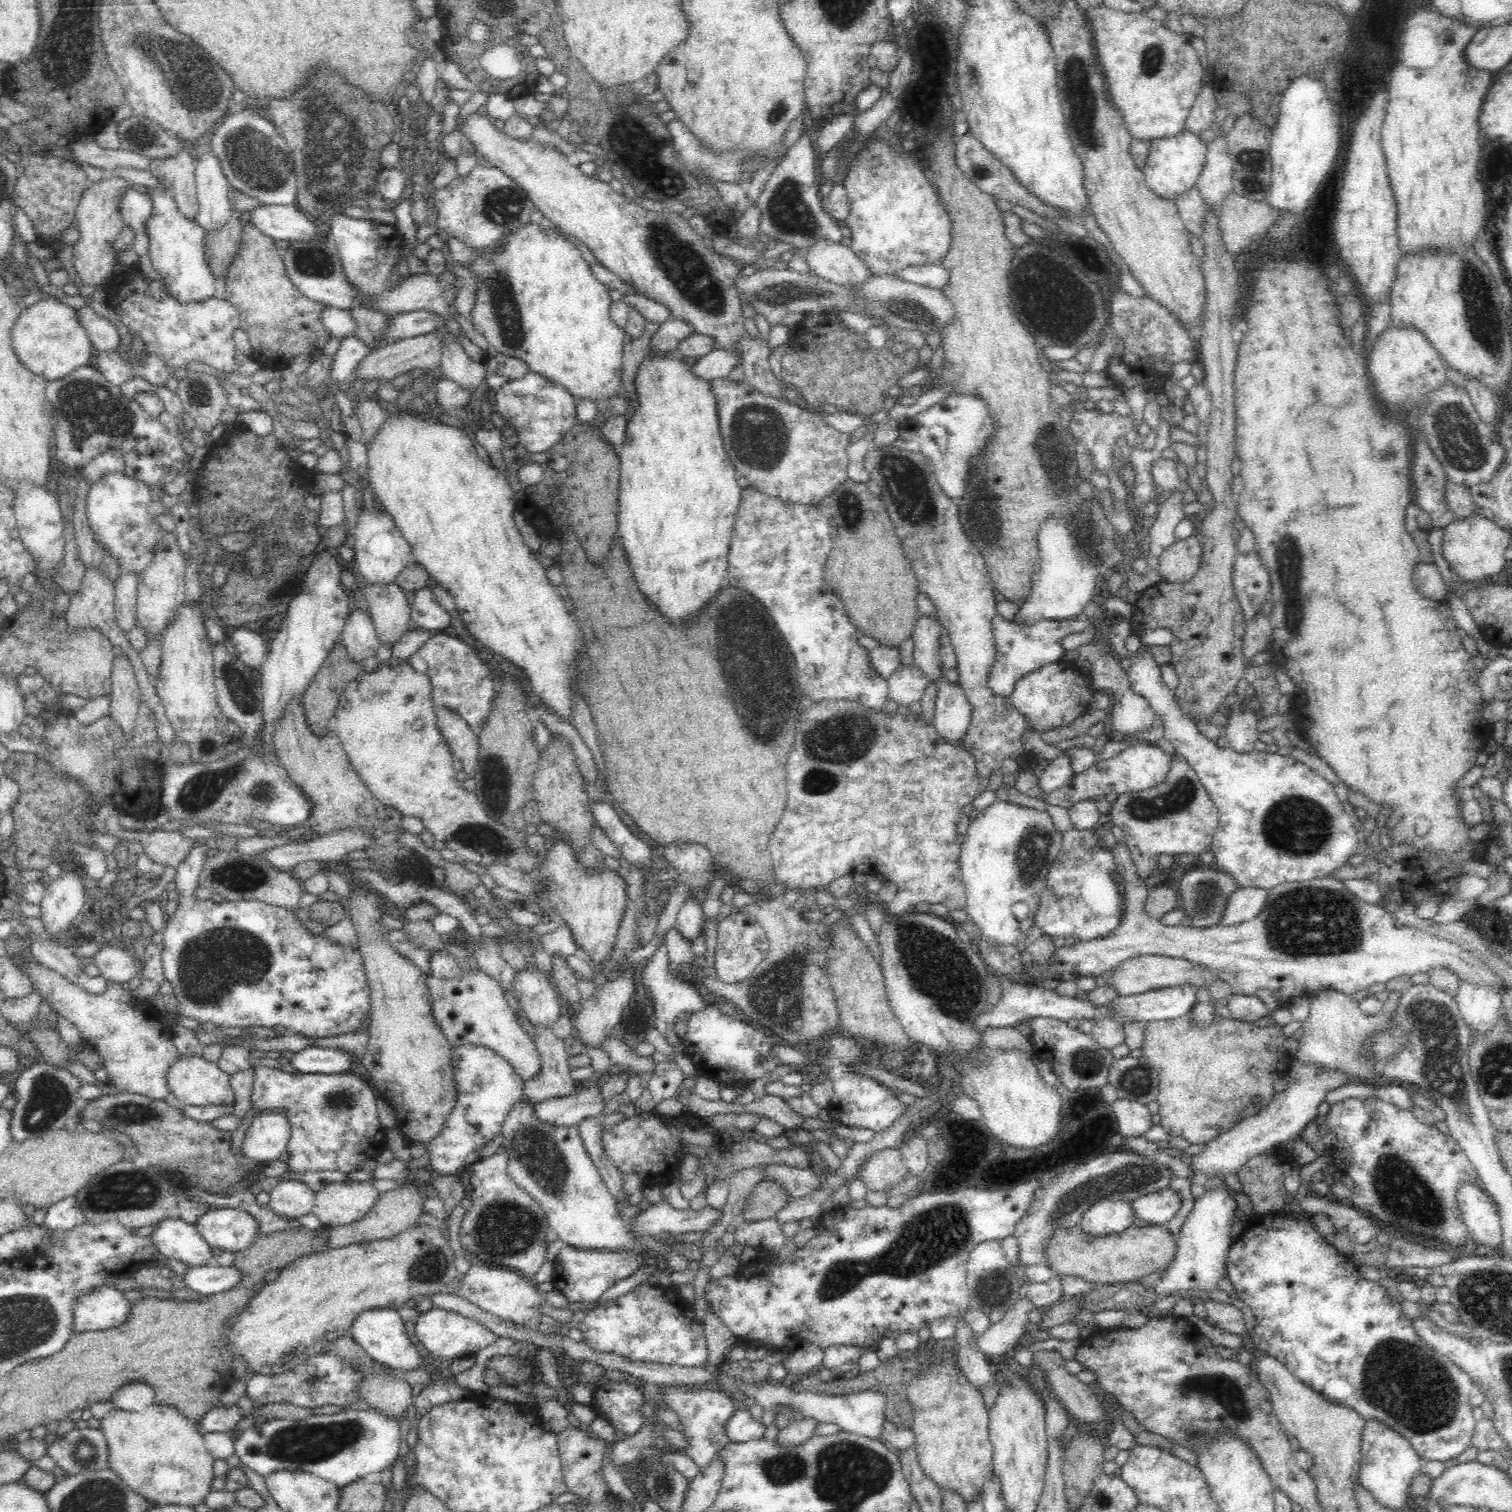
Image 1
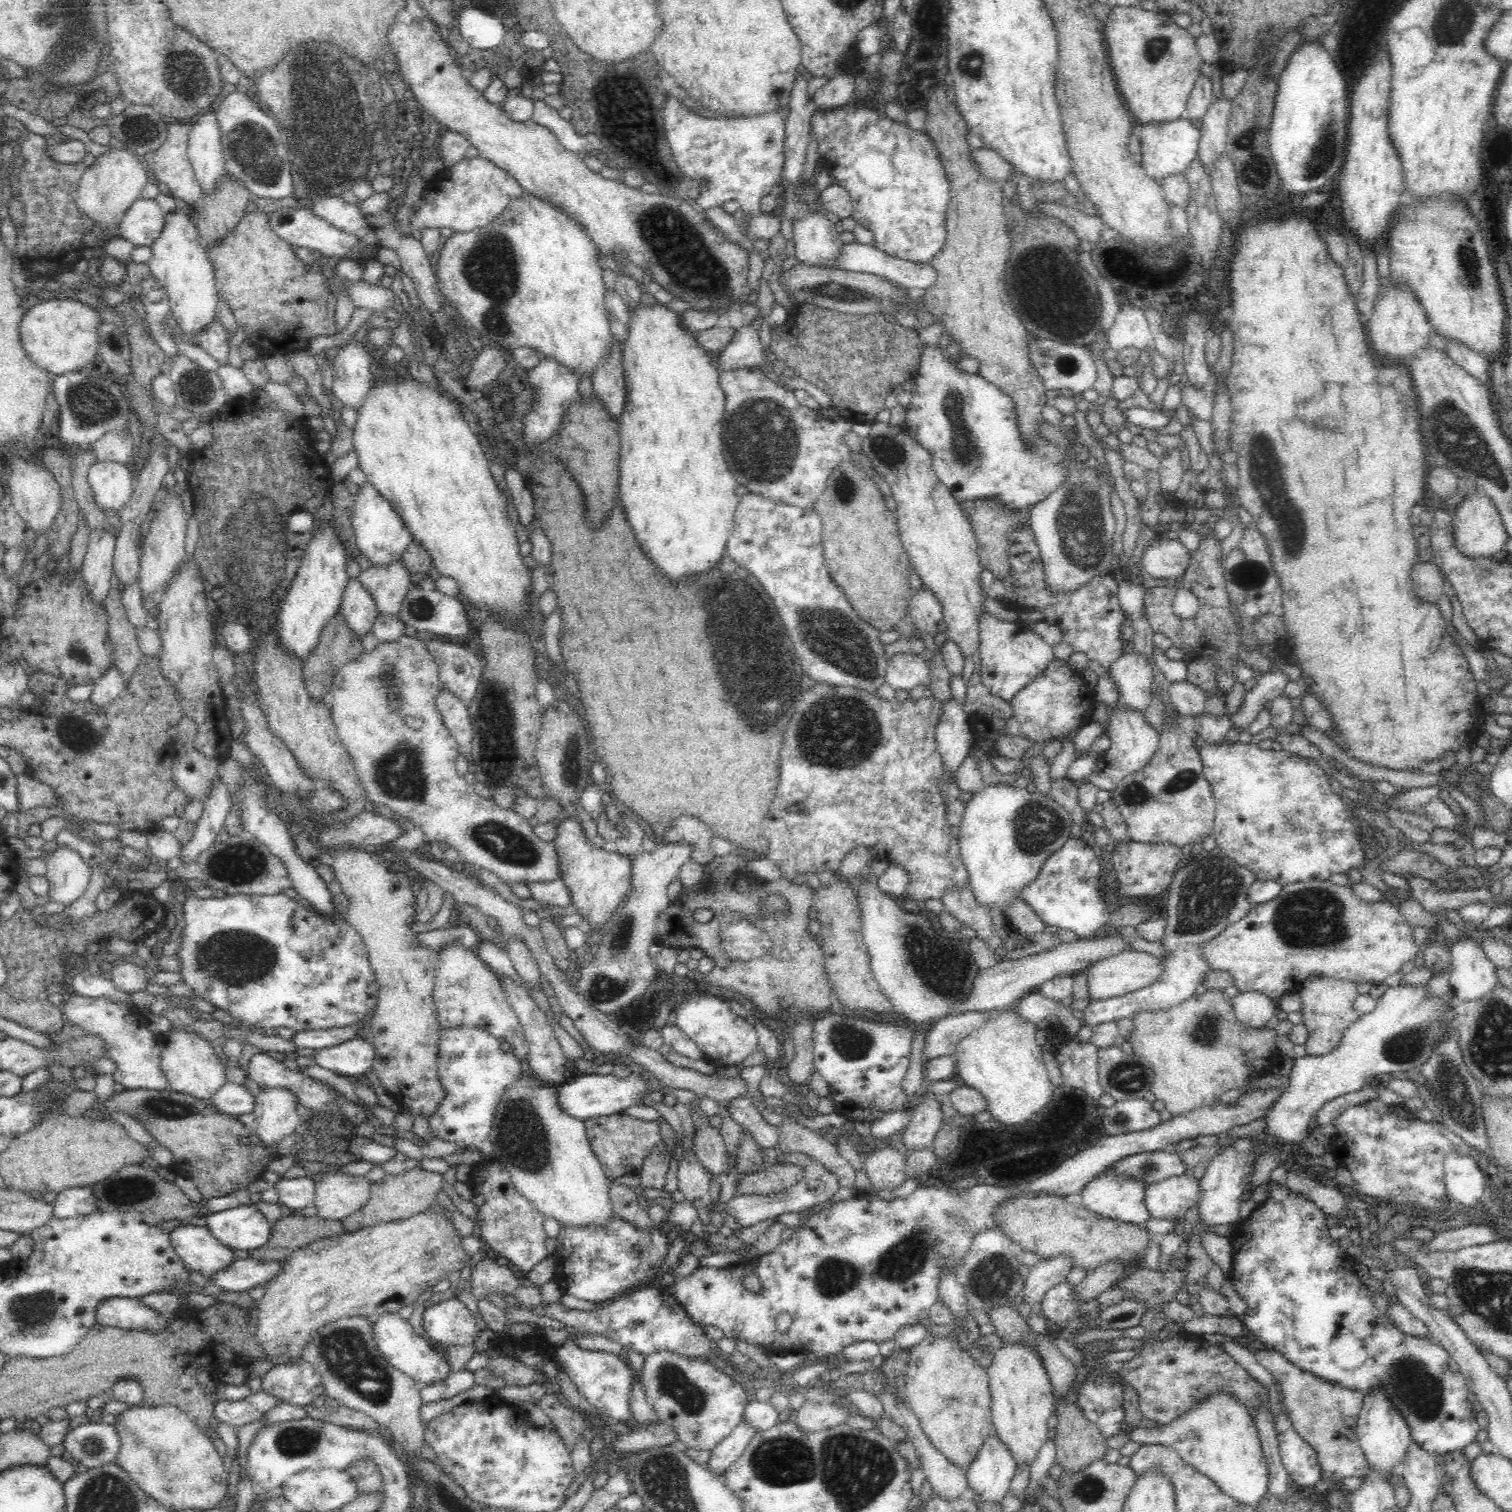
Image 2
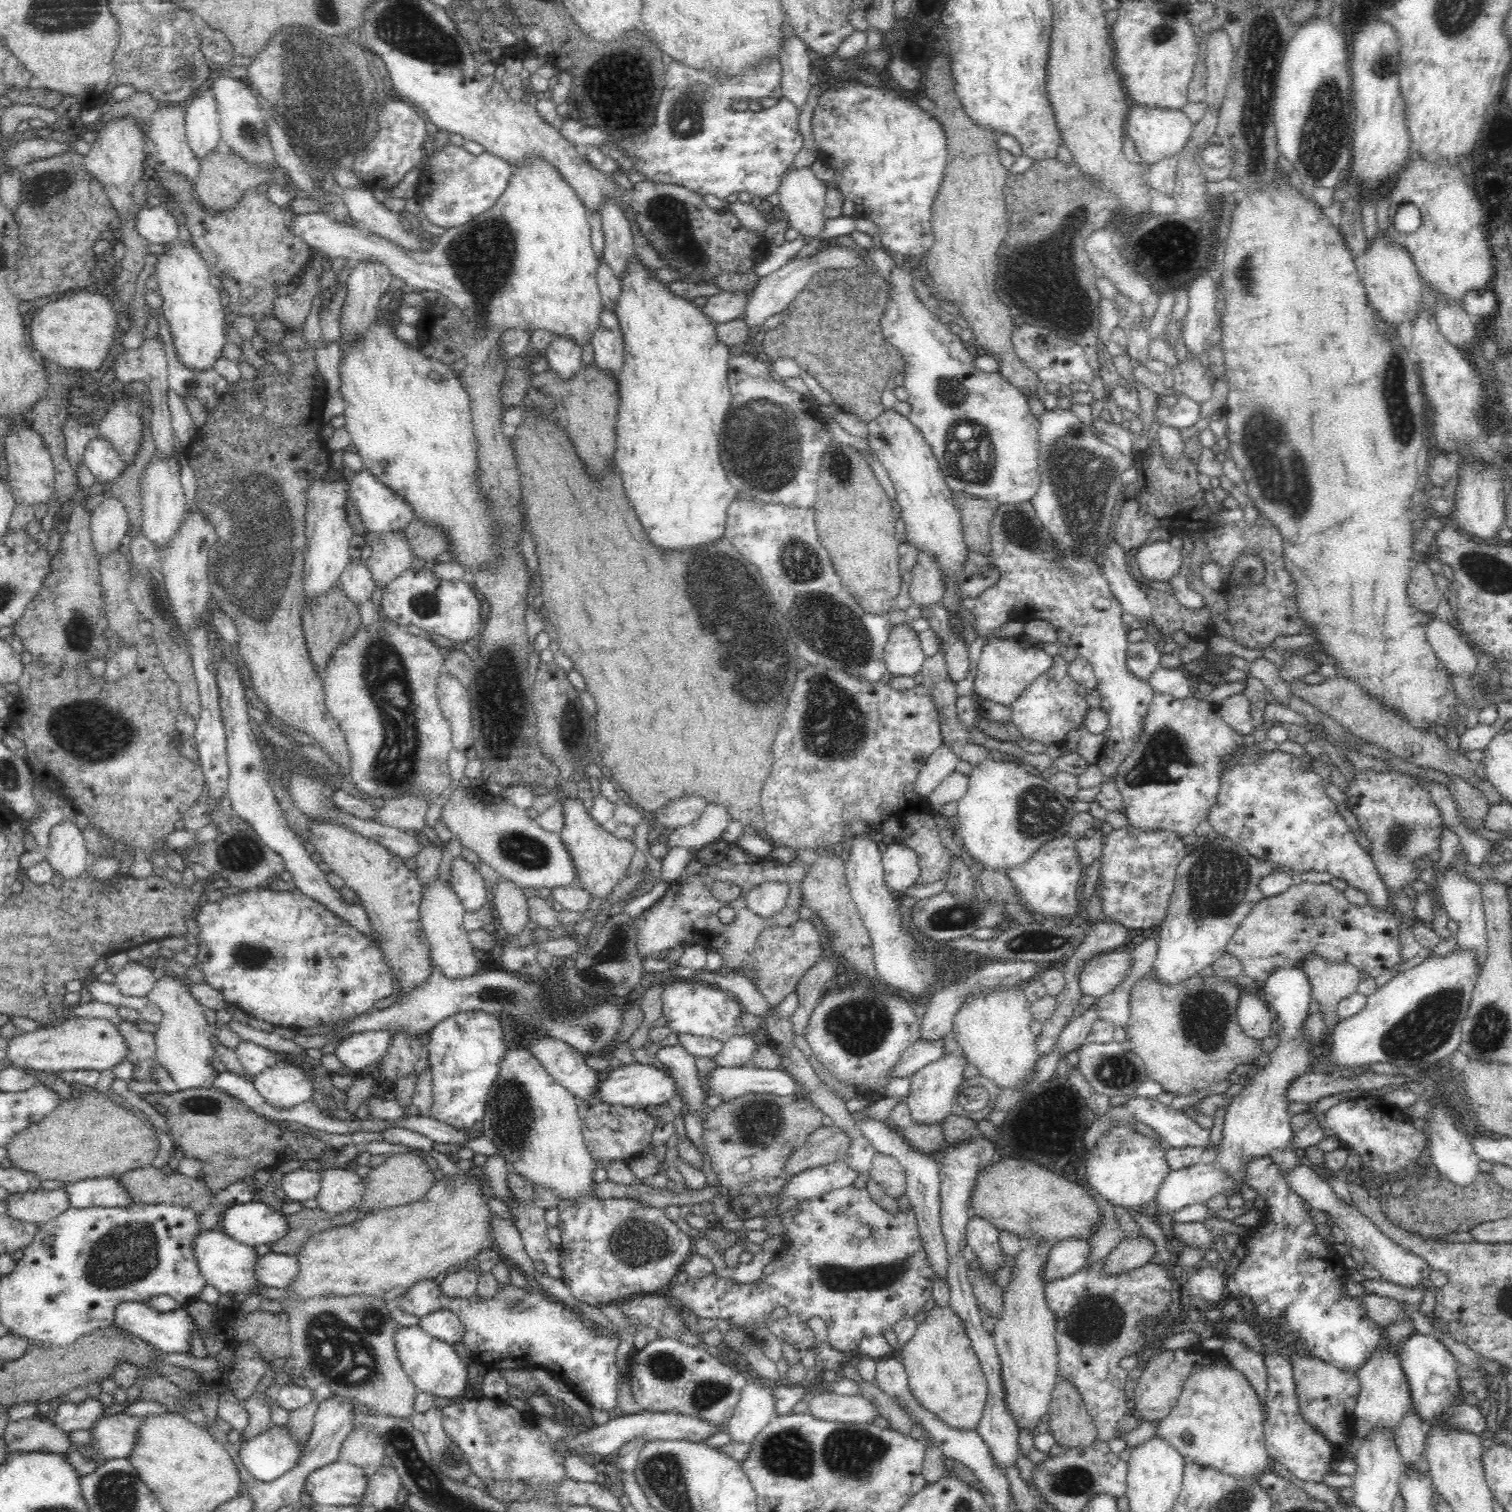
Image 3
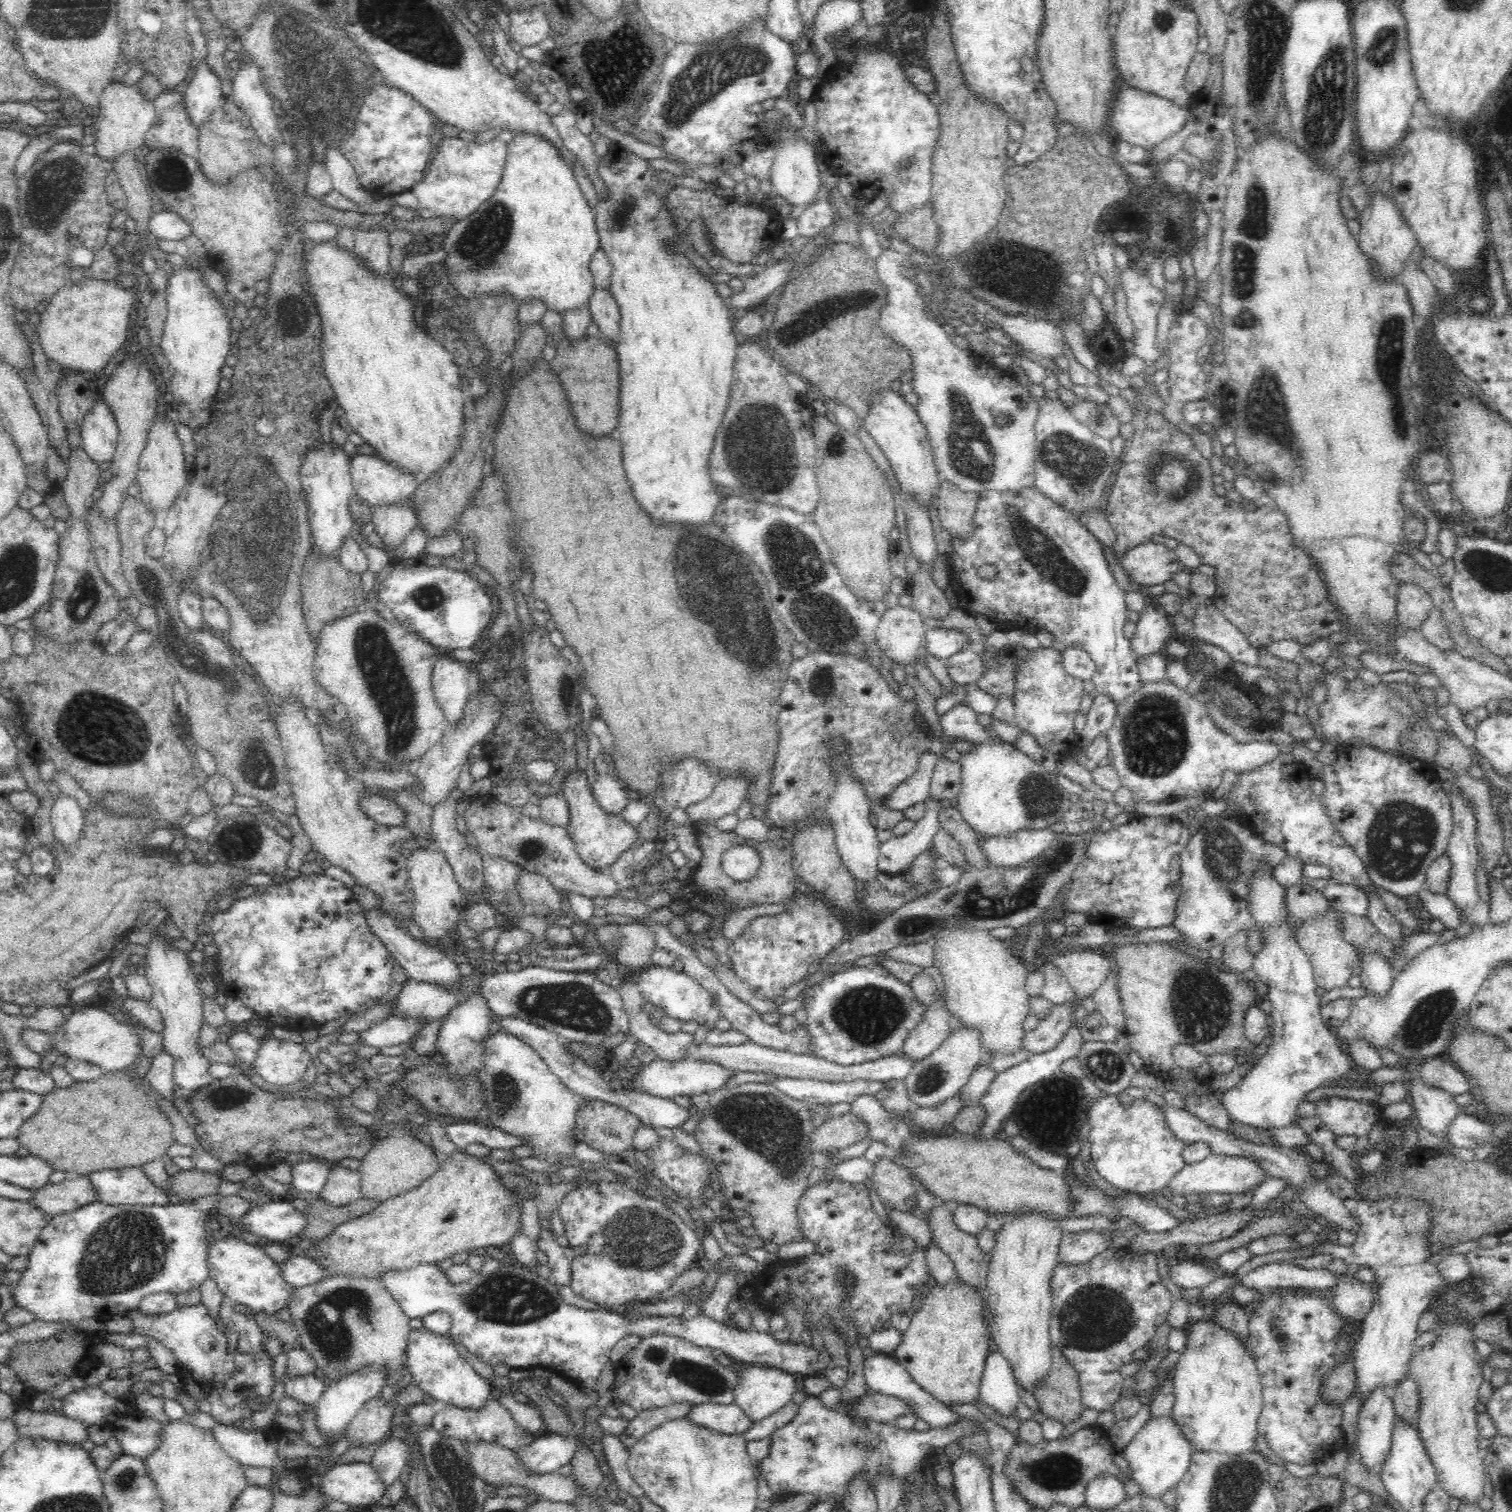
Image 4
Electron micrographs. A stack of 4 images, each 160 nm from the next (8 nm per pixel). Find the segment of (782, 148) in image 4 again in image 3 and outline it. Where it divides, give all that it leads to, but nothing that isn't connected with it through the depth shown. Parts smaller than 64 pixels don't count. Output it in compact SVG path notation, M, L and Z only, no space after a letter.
M810 167L786 171L781 177L777 190L780 206L788 216L789 226L798 232L798 236L806 237L806 242L813 239L822 241L821 232L827 220L823 213L826 208L825 194L829 185L829 183L820 181Z

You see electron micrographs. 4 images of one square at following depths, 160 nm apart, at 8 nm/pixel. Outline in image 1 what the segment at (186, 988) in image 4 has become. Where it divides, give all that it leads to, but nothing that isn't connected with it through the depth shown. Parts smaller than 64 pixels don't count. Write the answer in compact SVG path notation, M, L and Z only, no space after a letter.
M200 1055L180 1057L167 1071L167 1083L172 1094L182 1105L208 1106L228 1105L234 1108L235 1092L229 1083L230 1074L222 1072L216 1061L208 1061Z

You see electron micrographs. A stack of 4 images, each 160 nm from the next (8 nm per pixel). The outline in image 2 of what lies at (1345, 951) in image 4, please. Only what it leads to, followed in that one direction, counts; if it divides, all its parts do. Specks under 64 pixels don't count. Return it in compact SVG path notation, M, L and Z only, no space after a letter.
M1310 976L1298 987L1296 992L1300 995L1303 1004L1302 1024L1308 1031L1308 1038L1304 1043L1306 1055L1324 1056L1340 1045L1342 1036L1345 1036L1344 1032L1362 1018L1353 1007L1353 1002L1359 995L1356 983L1328 976Z

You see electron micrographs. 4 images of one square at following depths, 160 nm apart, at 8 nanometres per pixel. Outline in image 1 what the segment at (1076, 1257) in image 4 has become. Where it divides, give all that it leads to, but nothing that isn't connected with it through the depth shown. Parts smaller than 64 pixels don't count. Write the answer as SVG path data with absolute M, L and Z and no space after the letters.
M1020 1298L1004 1313L1000 1321L989 1323L977 1337L976 1347L988 1360L1000 1359L1008 1350L1021 1344L1029 1325L1028 1312L1035 1306L1028 1299Z

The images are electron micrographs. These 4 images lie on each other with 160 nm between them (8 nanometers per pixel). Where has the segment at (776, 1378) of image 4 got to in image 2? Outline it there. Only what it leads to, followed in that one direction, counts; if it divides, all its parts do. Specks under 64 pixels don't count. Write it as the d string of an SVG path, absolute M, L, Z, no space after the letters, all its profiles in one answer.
M740 1422L730 1436L726 1436L718 1447L710 1452L706 1469L712 1473L723 1475L731 1464L734 1464L745 1452L750 1440L755 1436L754 1428Z

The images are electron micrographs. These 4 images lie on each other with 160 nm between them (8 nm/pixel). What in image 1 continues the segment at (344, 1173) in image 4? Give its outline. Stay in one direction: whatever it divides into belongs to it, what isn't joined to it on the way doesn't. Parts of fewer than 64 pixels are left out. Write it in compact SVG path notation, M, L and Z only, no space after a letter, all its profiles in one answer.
M342 1181L315 1194L312 1212L326 1228L360 1220L377 1203L379 1192L371 1181Z

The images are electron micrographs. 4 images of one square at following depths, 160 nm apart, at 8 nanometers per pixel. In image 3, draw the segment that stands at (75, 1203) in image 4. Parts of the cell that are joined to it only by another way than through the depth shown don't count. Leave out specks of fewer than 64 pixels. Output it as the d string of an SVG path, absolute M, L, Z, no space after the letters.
M38 1189L23 1193L9 1193L2 1198L8 1218L40 1226L62 1214L68 1208L68 1193L64 1189L45 1191Z

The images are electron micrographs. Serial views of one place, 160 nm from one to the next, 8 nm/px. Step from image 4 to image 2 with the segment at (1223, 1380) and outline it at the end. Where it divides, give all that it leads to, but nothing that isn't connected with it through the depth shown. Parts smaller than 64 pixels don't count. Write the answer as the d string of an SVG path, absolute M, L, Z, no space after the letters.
M1214 1394L1206 1402L1190 1408L1190 1412L1163 1425L1160 1430L1129 1428L1129 1441L1140 1445L1162 1444L1174 1449L1182 1460L1214 1481L1222 1493L1253 1510L1258 1510L1260 1502L1266 1498L1269 1470L1261 1450L1257 1427L1246 1408L1232 1396Z

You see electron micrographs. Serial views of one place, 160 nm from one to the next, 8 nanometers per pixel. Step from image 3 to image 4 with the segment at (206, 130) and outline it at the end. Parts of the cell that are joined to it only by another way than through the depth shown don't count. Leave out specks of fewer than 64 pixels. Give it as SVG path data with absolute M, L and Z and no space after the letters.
M202 60L198 64L192 81L185 88L184 100L186 115L192 125L199 130L212 116L212 113L223 104L220 92L220 79L211 72L208 64Z

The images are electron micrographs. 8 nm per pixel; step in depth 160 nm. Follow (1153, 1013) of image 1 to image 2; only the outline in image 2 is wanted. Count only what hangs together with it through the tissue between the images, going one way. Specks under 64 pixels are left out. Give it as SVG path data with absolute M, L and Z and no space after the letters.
M1216 852L1201 855L1194 864L1192 862L1186 864L1186 861L1182 863L1174 874L1167 895L1166 923L1168 926L1165 929L1162 945L1168 952L1168 958L1164 958L1164 969L1166 969L1164 974L1152 984L1134 992L1108 999L1093 999L1083 1010L1084 1019L1081 1023L1094 1028L1122 1018L1133 1019L1139 1012L1151 1013L1171 1009L1193 997L1200 979L1209 972L1209 965L1201 956L1199 947L1222 933L1226 926L1249 914L1253 906L1250 905L1247 895L1255 881L1256 877L1252 871Z

